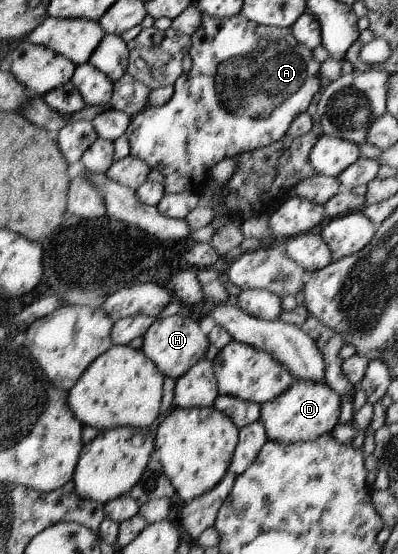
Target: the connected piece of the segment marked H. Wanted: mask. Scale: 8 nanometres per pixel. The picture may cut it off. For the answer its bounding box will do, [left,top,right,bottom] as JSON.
[141,315,209,380]

